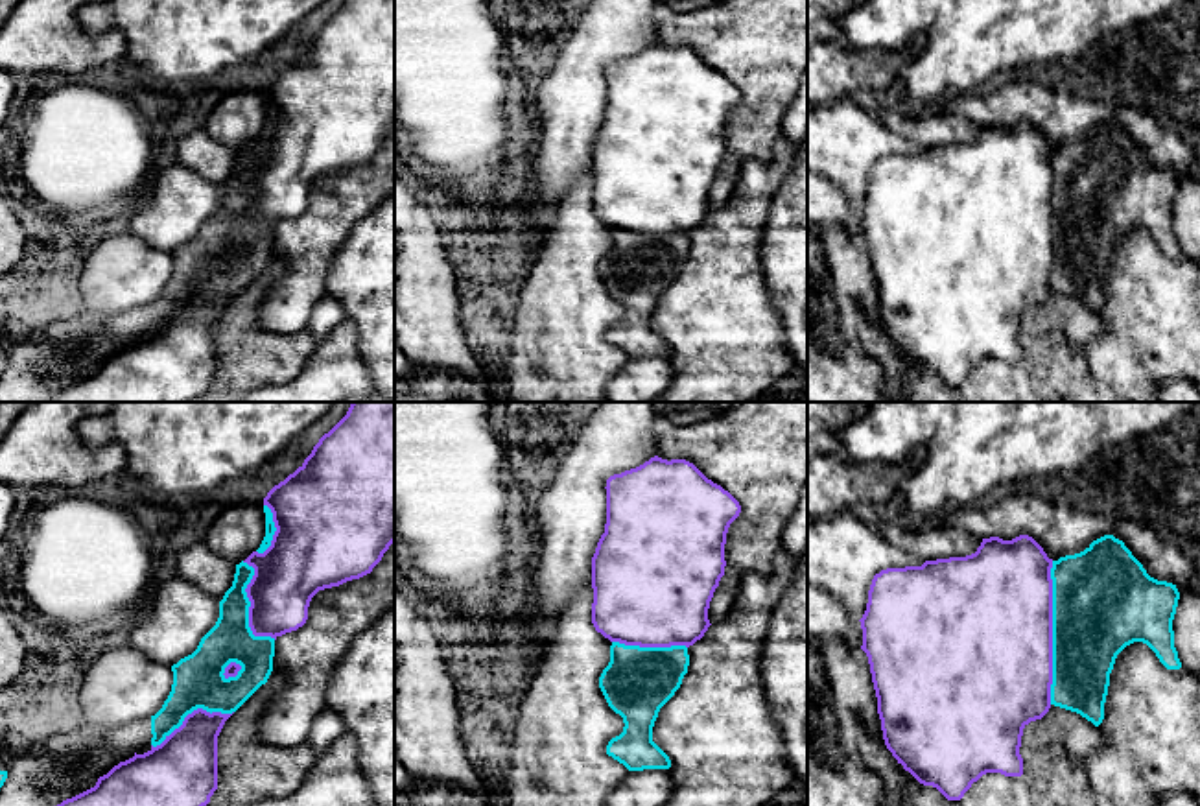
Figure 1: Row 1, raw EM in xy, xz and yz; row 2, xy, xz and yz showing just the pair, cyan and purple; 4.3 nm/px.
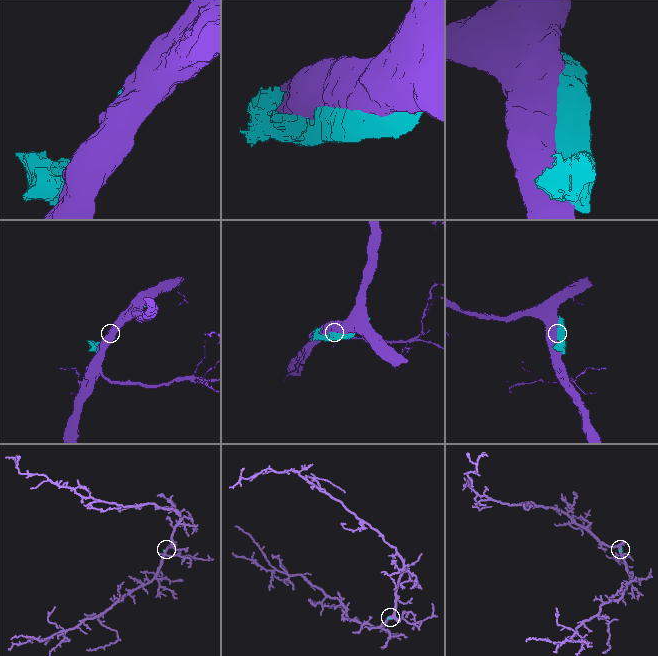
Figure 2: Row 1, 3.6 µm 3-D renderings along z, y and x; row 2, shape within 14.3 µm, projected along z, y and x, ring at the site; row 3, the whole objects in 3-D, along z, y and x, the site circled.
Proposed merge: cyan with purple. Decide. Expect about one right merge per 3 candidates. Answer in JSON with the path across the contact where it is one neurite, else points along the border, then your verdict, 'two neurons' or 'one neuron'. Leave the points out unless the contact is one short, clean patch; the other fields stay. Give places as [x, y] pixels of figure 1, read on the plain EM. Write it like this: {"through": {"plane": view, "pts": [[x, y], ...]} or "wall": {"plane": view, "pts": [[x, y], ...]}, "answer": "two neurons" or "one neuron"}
{"answer": "two neurons"}

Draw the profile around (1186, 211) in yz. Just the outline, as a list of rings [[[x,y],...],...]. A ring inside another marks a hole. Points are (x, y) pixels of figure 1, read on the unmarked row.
[[[1180,179],[1176,201],[1172,207],[1174,234],[1182,253],[1200,262],[1200,179]]]

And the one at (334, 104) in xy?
[[[347,0],[299,55],[267,79],[264,92],[271,96],[276,118],[264,140],[253,138],[243,148],[254,155],[245,179],[253,221],[276,227],[306,210],[310,188],[319,177],[371,160],[394,129],[394,0]]]

